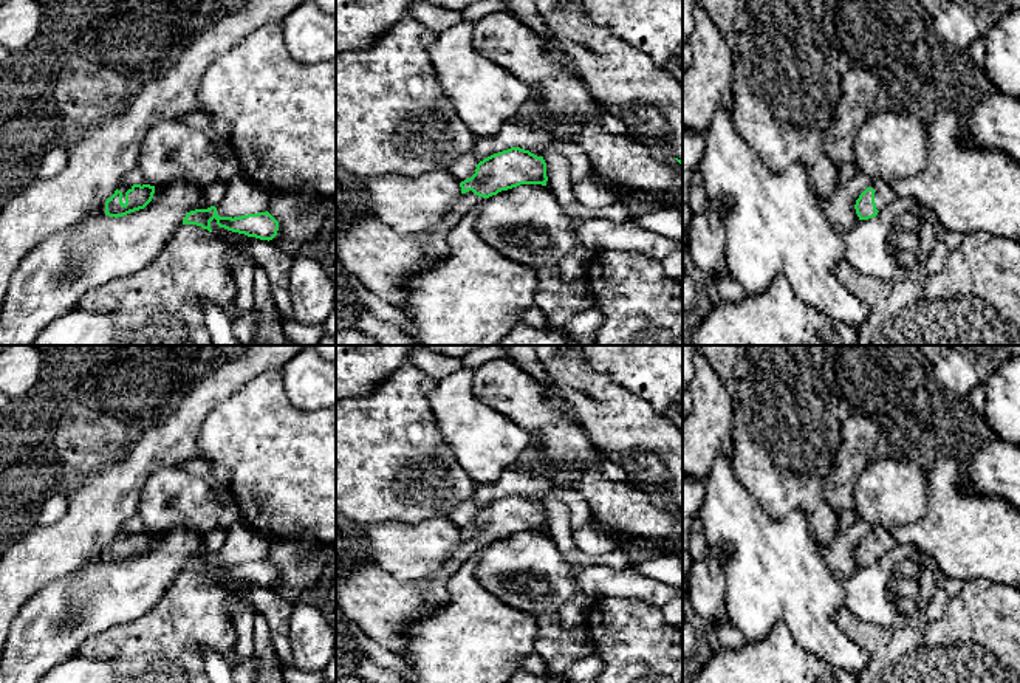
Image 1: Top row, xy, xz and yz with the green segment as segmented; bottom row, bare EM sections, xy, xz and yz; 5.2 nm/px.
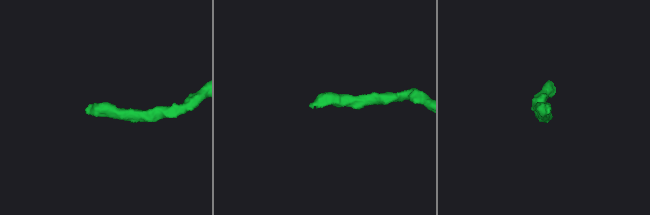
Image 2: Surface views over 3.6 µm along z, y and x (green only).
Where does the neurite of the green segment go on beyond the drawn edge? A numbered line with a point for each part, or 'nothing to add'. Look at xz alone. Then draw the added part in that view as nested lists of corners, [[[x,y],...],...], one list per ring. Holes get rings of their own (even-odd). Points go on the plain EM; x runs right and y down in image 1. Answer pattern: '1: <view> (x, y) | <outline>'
1: xz (384, 607) | [[[461,541],[449,561],[429,581],[399,581],[378,565],[358,565],[336,581],[336,604],[342,615],[382,647],[404,655],[407,629],[449,601],[447,582],[484,545]]]

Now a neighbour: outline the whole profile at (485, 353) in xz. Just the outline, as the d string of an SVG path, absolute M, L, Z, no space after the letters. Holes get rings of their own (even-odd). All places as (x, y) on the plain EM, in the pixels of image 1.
M481 345L480 348L463 356L461 364L463 367L474 370L497 358L508 358L506 348L503 345Z

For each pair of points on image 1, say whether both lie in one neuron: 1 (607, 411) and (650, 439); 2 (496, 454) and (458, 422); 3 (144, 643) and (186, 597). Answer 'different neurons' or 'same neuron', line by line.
1: same neuron
2: same neuron
3: same neuron

